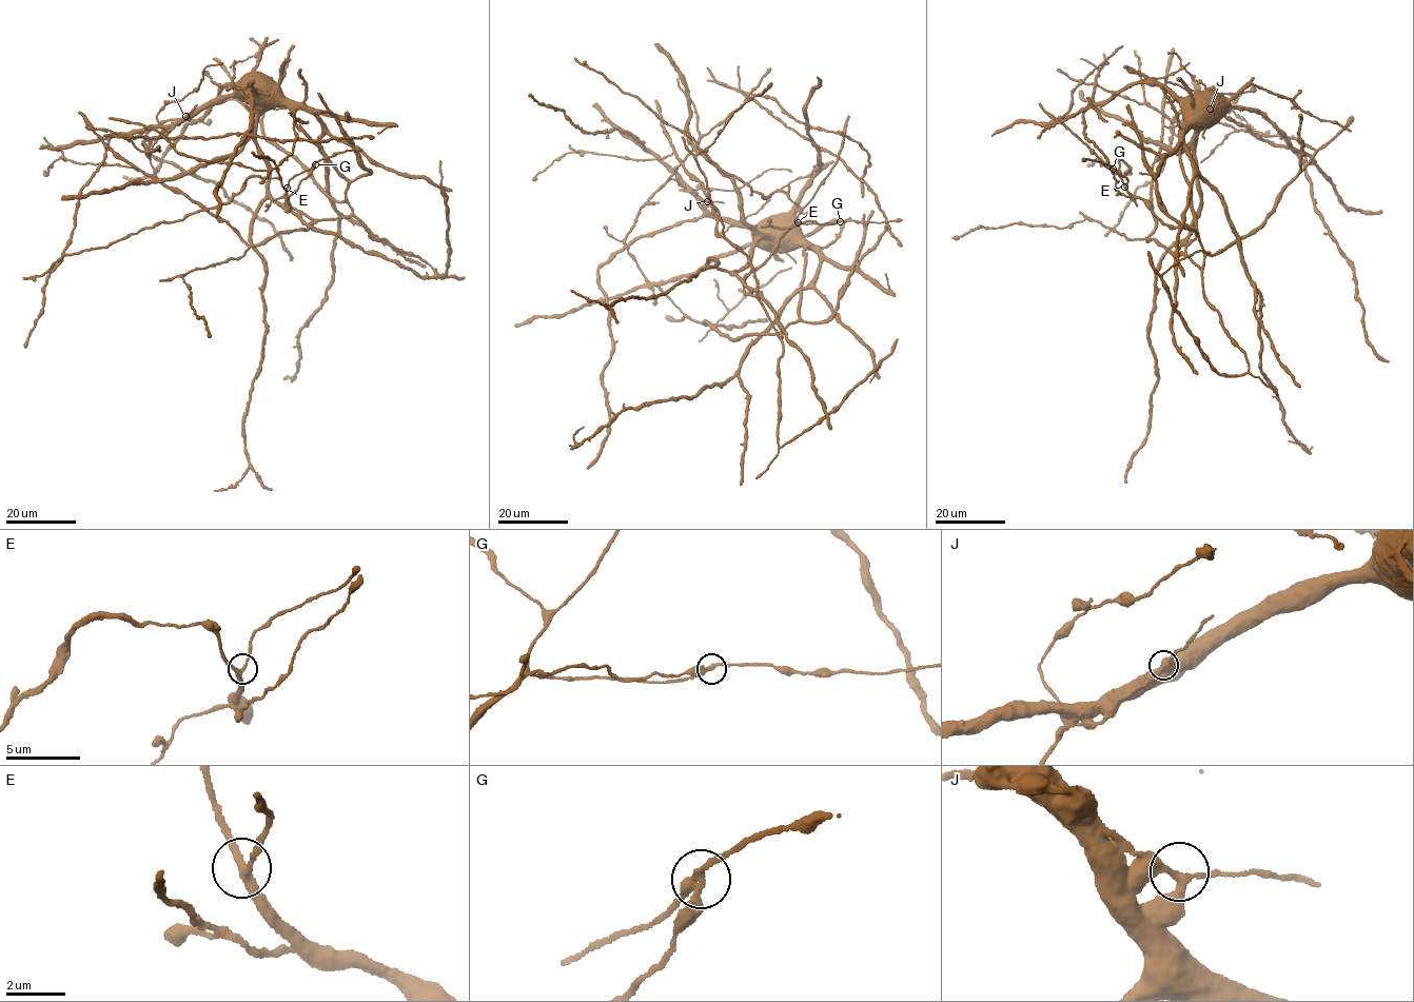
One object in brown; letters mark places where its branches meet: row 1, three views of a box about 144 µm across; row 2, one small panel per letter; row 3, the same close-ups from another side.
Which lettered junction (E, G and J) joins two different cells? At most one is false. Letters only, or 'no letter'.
G

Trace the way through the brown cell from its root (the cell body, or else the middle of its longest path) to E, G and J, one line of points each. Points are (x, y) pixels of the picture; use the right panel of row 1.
E: (1189, 120), (1185, 119), (1195, 130), (1200, 196), (1200, 211), (1190, 227), (1173, 228), (1163, 222), (1124, 187)
G: (1189, 120), (1195, 130), (1200, 196), (1200, 211), (1189, 227), (1163, 222), (1128, 192), (1127, 179), (1113, 169)
J: (1189, 120), (1184, 120), (1202, 110), (1216, 104), (1221, 107), (1216, 112), (1210, 109)

